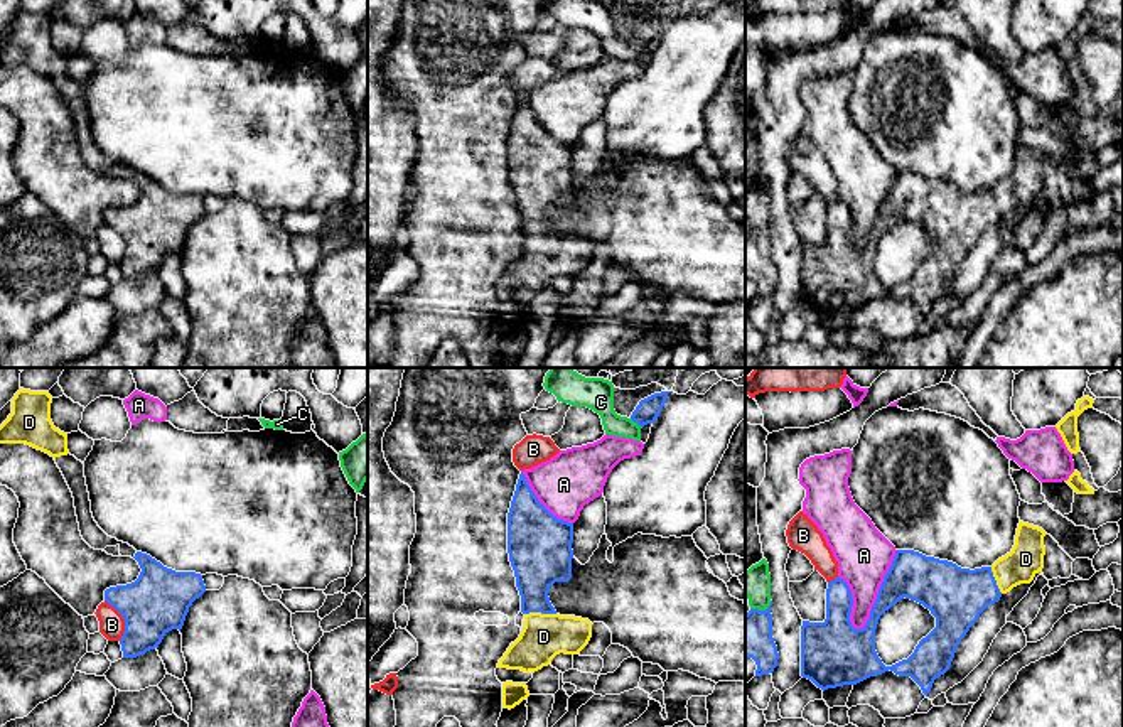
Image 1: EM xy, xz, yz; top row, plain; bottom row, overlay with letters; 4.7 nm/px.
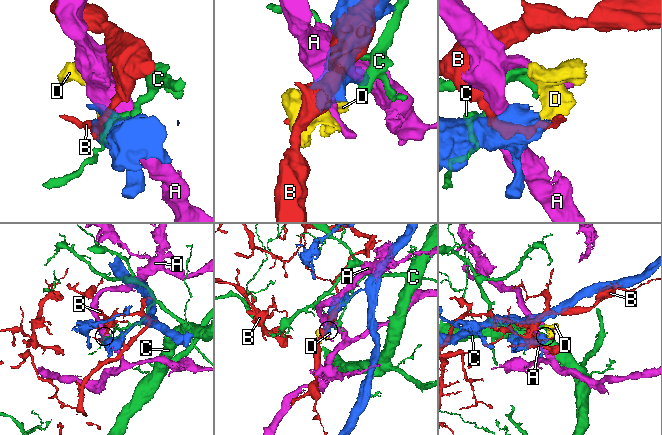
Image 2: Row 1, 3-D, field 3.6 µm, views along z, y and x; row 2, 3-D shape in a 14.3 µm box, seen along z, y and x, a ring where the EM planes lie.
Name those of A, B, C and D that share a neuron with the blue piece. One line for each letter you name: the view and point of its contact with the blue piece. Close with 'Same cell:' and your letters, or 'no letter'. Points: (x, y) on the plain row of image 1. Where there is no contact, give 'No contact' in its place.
D: Touches blue at xz (540, 233)
Same cell: D

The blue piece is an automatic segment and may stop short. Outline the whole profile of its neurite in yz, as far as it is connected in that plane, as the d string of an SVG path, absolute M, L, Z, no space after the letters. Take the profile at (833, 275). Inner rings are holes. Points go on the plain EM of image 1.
M1020 143L1012 174L991 189L975 192L914 172L897 172L862 251L850 243L852 213L836 199L826 211L826 241L803 243L801 299L825 314L890 292L911 299L927 319L934 302L949 292L956 268L980 236L1042 194L1045 157L1042 150ZM904 219L929 231L936 250L907 282L885 288L875 273L875 251L880 238Z

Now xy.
M142 174L133 180L142 191L138 201L105 213L105 223L125 241L123 280L145 277L169 253L180 253L189 229L206 214L201 196L175 194Z

